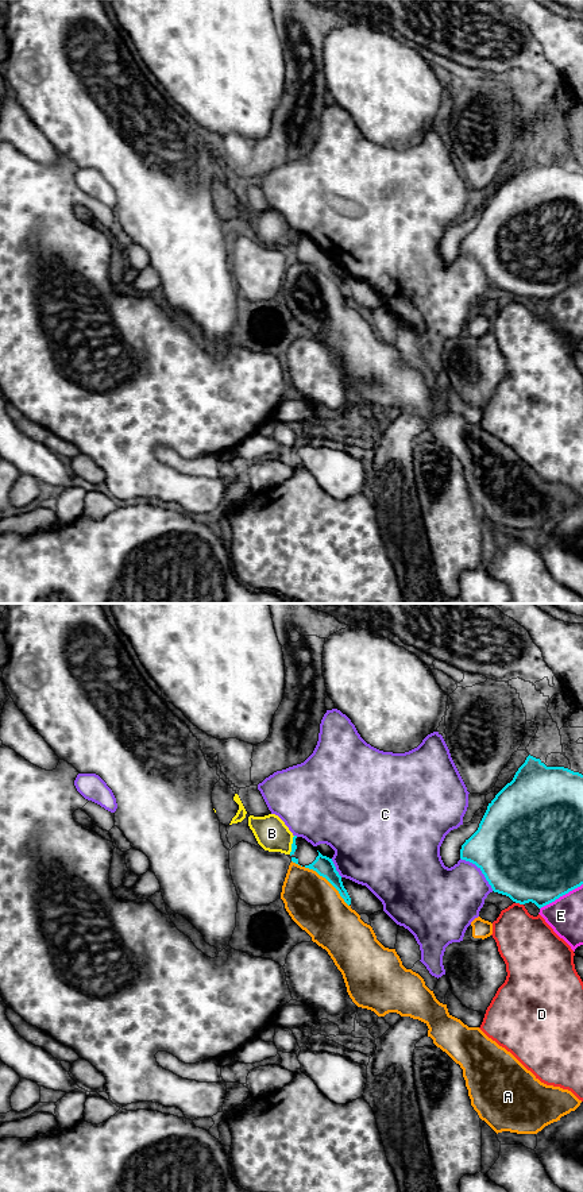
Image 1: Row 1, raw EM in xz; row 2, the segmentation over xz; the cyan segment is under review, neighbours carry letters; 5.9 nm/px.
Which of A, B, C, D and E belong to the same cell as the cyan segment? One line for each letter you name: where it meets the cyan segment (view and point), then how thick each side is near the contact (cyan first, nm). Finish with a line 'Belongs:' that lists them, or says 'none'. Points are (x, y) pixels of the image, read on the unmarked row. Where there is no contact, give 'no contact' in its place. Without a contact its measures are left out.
Belongs: none

